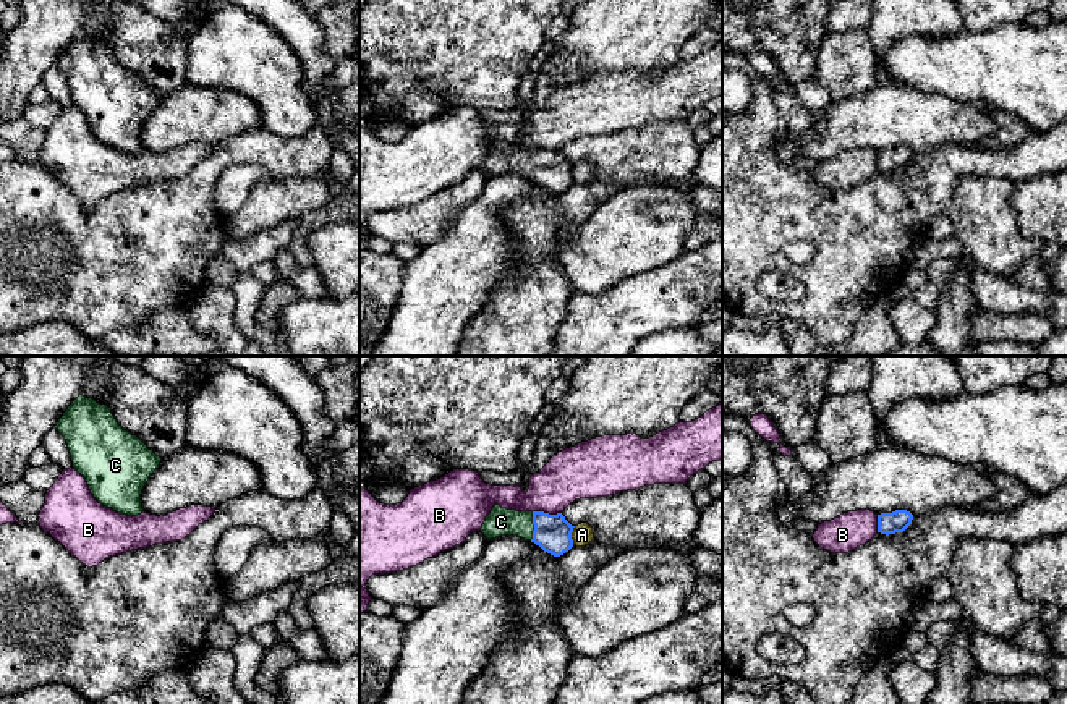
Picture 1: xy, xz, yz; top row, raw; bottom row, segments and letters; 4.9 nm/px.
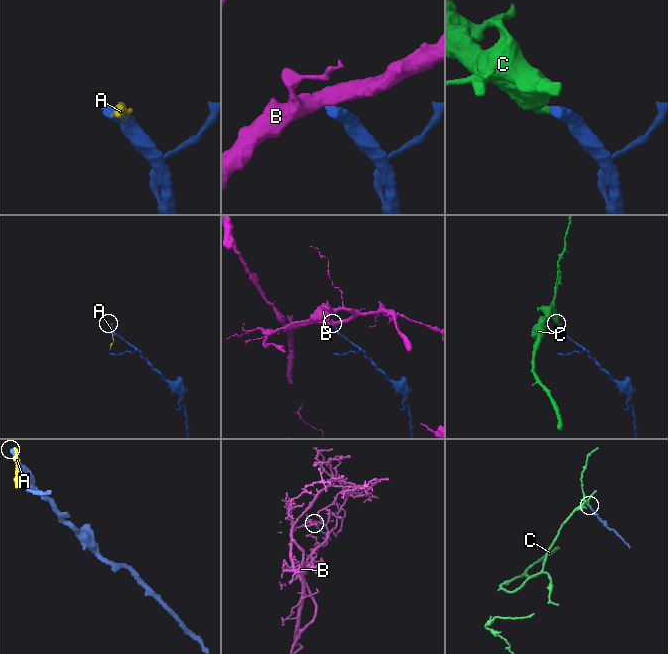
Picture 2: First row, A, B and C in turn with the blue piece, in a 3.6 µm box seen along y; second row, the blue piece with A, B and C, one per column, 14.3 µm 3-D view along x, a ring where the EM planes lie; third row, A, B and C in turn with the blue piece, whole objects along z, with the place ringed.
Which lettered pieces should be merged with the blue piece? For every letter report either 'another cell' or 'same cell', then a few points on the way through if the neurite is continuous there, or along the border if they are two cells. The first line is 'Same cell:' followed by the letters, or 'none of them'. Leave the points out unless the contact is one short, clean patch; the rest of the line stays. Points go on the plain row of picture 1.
Same cell: C
A: another cell
B: another cell; border along xz (533, 148), (561, 151)
C: same cell; runs through xz (552, 170), (535, 164), (501, 159)

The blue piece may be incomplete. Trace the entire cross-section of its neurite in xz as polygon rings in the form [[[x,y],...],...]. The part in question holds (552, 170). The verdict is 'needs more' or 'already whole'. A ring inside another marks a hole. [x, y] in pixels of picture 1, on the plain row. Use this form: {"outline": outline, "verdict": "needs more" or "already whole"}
{"outline": [[[494,142],[481,165],[487,176],[518,173],[560,194],[573,184],[573,165],[562,151],[516,149]]], "verdict": "needs more"}

